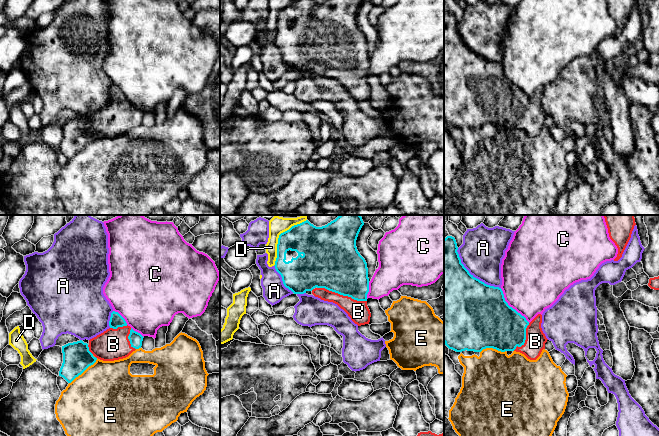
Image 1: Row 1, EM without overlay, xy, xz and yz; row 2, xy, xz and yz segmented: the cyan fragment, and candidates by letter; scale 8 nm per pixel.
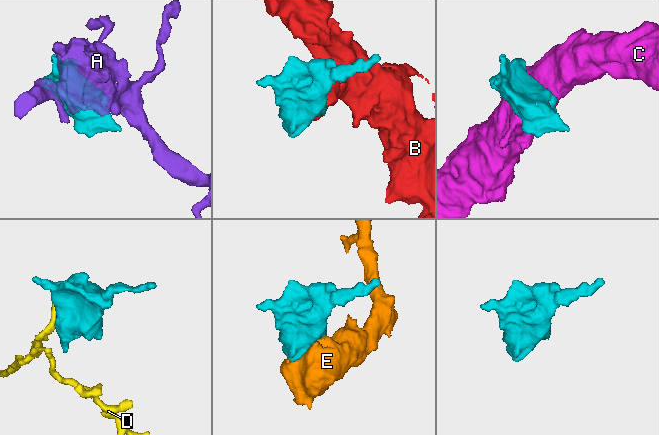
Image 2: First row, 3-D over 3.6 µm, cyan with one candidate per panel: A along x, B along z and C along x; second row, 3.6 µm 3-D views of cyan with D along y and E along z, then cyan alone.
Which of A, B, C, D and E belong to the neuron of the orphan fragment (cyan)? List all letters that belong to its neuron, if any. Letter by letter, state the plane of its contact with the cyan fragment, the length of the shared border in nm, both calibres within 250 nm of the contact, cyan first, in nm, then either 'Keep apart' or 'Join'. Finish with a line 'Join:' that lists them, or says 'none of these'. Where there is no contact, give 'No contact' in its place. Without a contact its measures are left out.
A: Touches cyan in yz. Shared border 480 nm. Thickness 500 nm (cyan) against 340 nm. Keep apart
B: Touches cyan in xz. Shared border 420 nm. Thickness 420 nm (cyan) against 170 nm. Join
C: Touches cyan in yz. Shared border 360 nm. Thickness 460 nm (cyan) against 480 nm. Keep apart
D: Touches cyan in xz. Shared border 380 nm. Thickness 260 nm (cyan) against 100 nm. Keep apart
E: Touches cyan in xy. Shared border 300 nm. Thickness 220 nm (cyan) against 500 nm. Keep apart
Join: B

